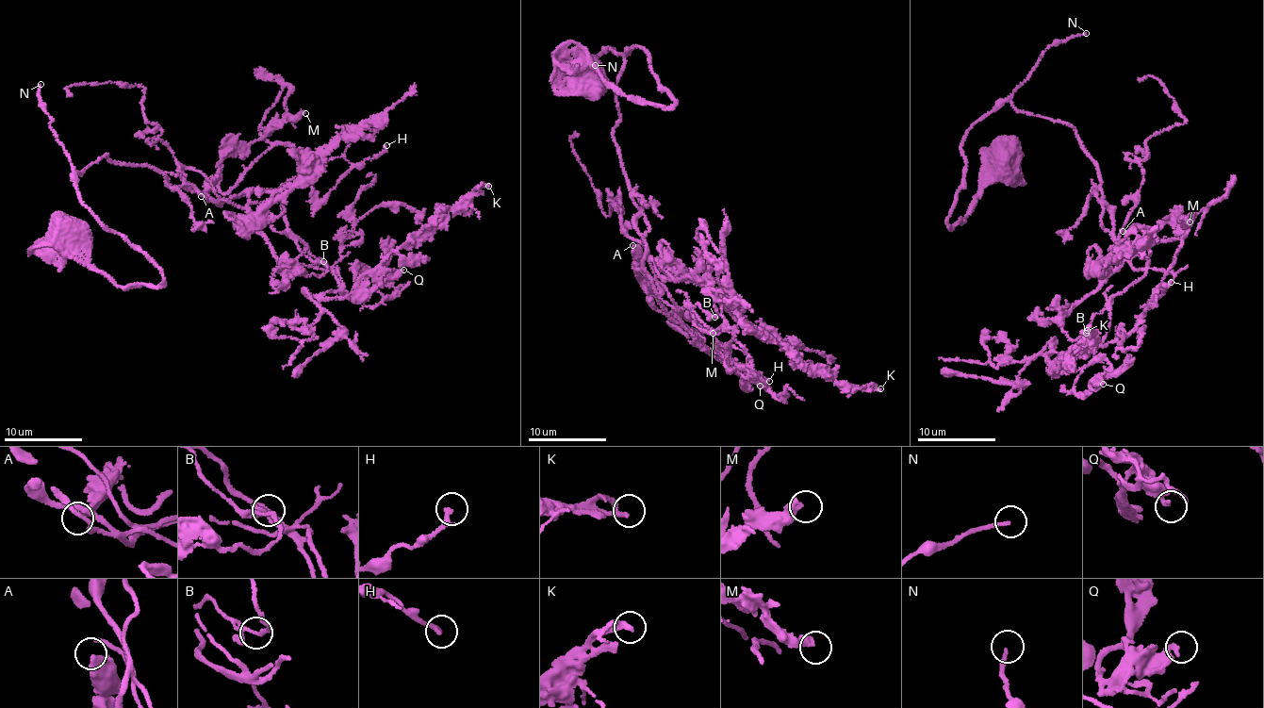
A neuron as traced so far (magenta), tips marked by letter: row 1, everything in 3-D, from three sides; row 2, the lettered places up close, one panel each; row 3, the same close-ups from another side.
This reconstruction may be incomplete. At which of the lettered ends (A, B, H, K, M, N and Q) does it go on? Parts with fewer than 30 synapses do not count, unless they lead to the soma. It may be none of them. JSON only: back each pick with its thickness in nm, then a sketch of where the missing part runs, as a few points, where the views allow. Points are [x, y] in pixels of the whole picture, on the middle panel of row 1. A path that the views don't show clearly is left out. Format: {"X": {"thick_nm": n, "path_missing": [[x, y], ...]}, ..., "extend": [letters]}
{"M": {"thick_nm": 320, "path_missing": [[713, 333], [746, 358], [785, 380]]}, "N": {"thick_nm": 150, "path_missing": [[595, 65], [582, 95], [602, 156], [598, 135], [736, 210], [787, 216], [805, 186], [812, 201]]}, "extend": ["M", "N"]}

